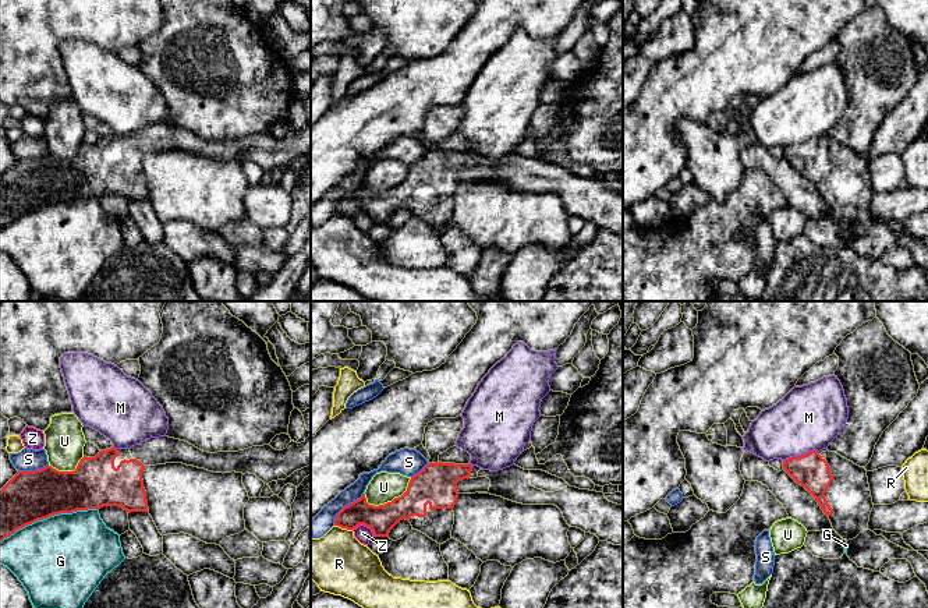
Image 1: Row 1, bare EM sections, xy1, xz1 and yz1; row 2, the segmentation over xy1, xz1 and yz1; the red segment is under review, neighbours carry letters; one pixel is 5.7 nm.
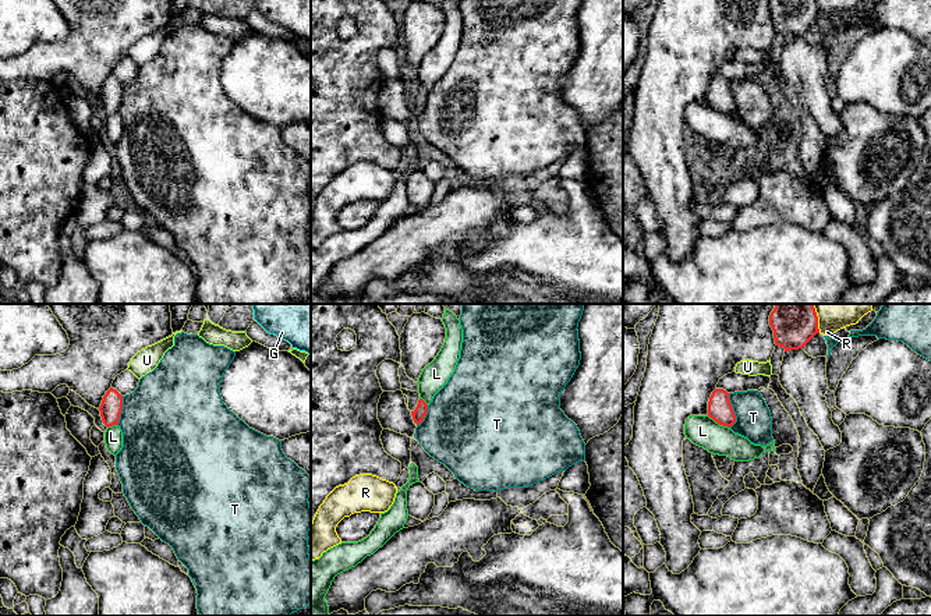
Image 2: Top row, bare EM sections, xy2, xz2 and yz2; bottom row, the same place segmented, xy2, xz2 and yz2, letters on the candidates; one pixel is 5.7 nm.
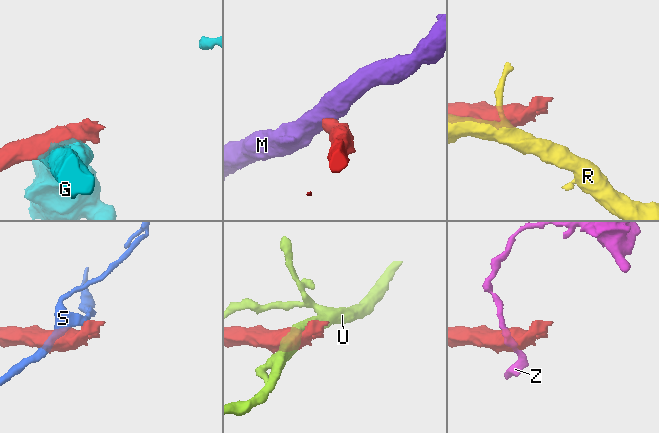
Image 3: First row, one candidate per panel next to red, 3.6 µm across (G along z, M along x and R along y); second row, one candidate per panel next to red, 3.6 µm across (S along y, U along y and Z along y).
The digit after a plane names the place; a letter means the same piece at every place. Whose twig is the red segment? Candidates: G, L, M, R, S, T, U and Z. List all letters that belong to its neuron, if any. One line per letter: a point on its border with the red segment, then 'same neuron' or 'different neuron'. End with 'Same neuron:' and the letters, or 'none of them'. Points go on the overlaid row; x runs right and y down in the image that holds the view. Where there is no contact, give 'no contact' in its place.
G: meets red in xy1 at (49, 516); different neuron
L: meets red in yz2 at (718, 422); different neuron
M: meets red in yz1 at (801, 455); different neuron
R: meets red in xz1 at (343, 527); different neuron
S: meets red in xz1 at (344, 506); different neuron
T: meets red in yz2 at (732, 410); different neuron
U: meets red in xz1 at (393, 499); different neuron
Z: meets red in xz1 at (365, 525); different neuron
Same neuron: none of them

